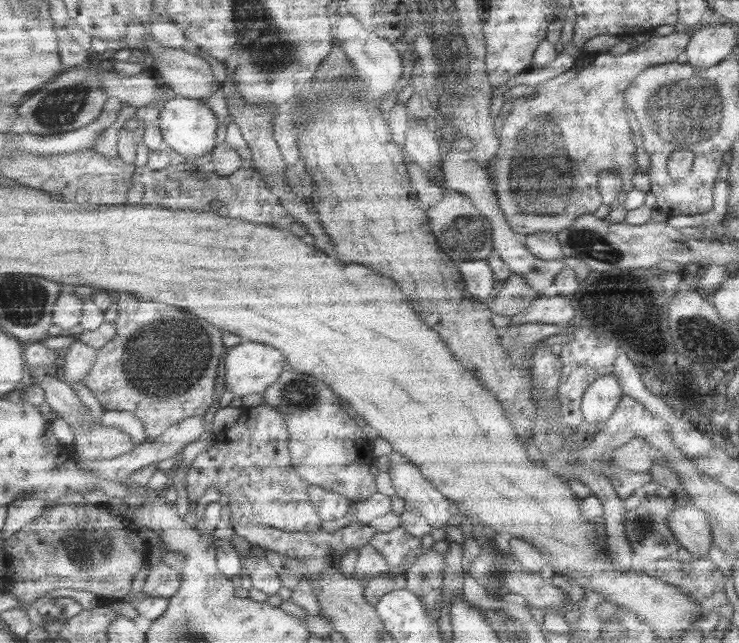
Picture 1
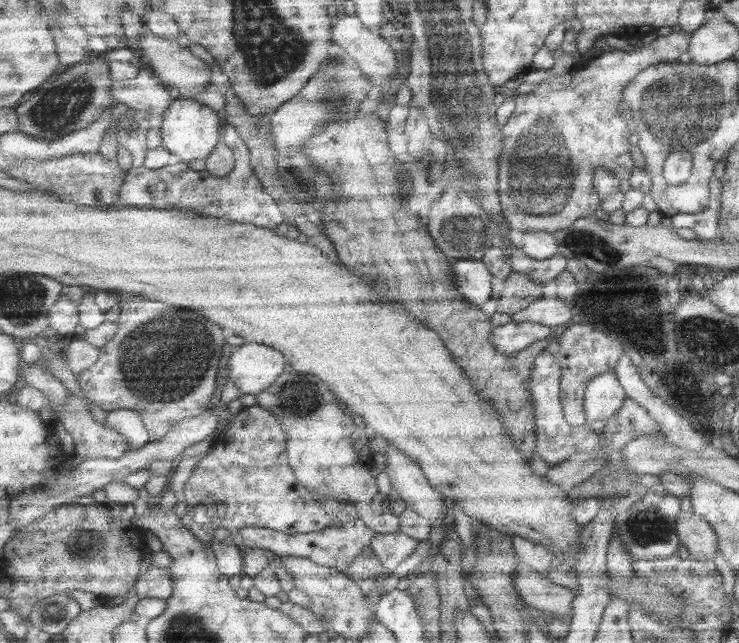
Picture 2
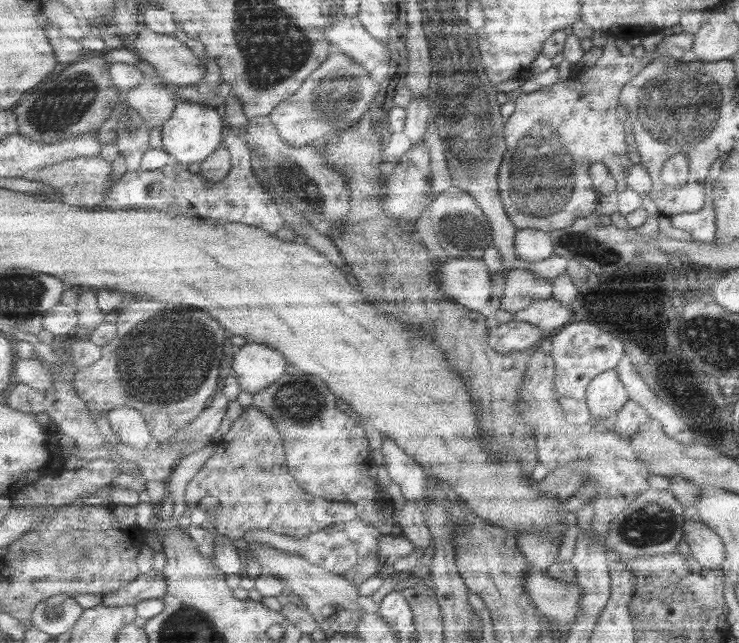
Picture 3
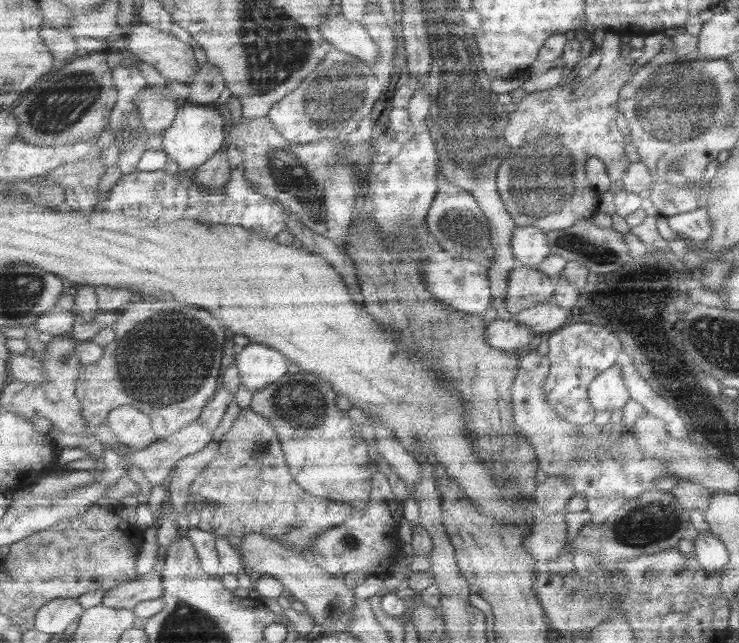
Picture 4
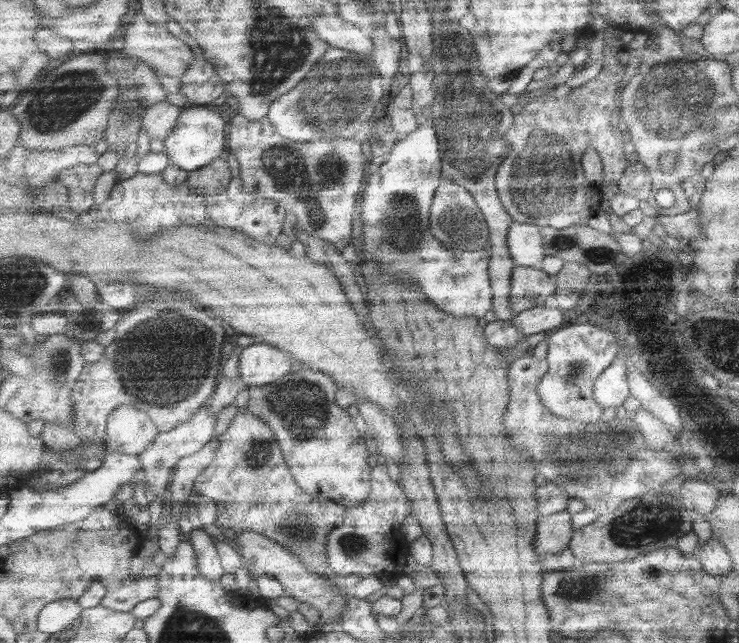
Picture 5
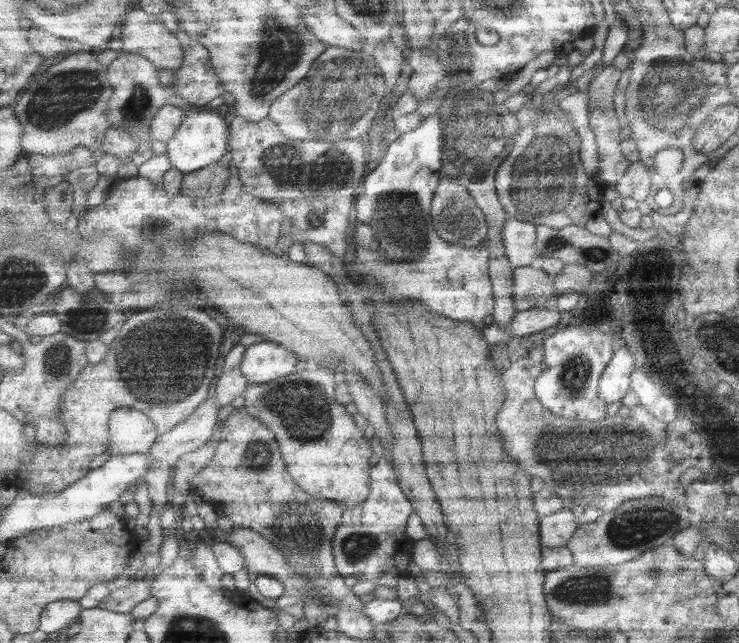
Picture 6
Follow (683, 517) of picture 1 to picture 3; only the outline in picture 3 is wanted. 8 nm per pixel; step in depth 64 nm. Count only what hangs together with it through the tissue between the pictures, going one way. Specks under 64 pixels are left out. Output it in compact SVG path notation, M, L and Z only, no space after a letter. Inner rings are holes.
M687 518L685 542L689 544L691 558L707 570L717 570L723 564L723 542L705 524Z

